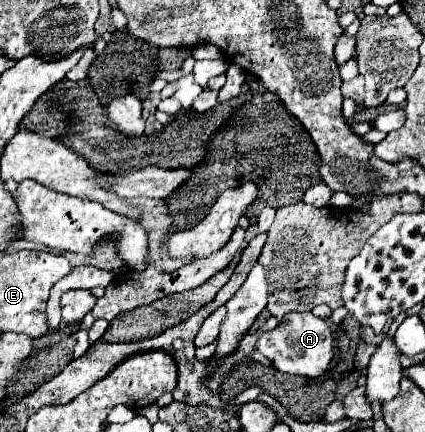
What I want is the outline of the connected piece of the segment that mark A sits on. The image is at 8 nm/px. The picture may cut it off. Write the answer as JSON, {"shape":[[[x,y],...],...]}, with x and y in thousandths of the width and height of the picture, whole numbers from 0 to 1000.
{"shape":[[[809,711],[786,715],[772,734],[744,734],[734,725],[701,725],[687,720],[668,729],[668,738],[635,766],[616,766],[607,775],[602,808],[635,831],[640,850],[664,863],[682,868],[715,868],[715,873],[753,873],[767,863],[776,836],[786,831],[786,780],[776,766],[776,743],[805,743],[814,729]]]}

